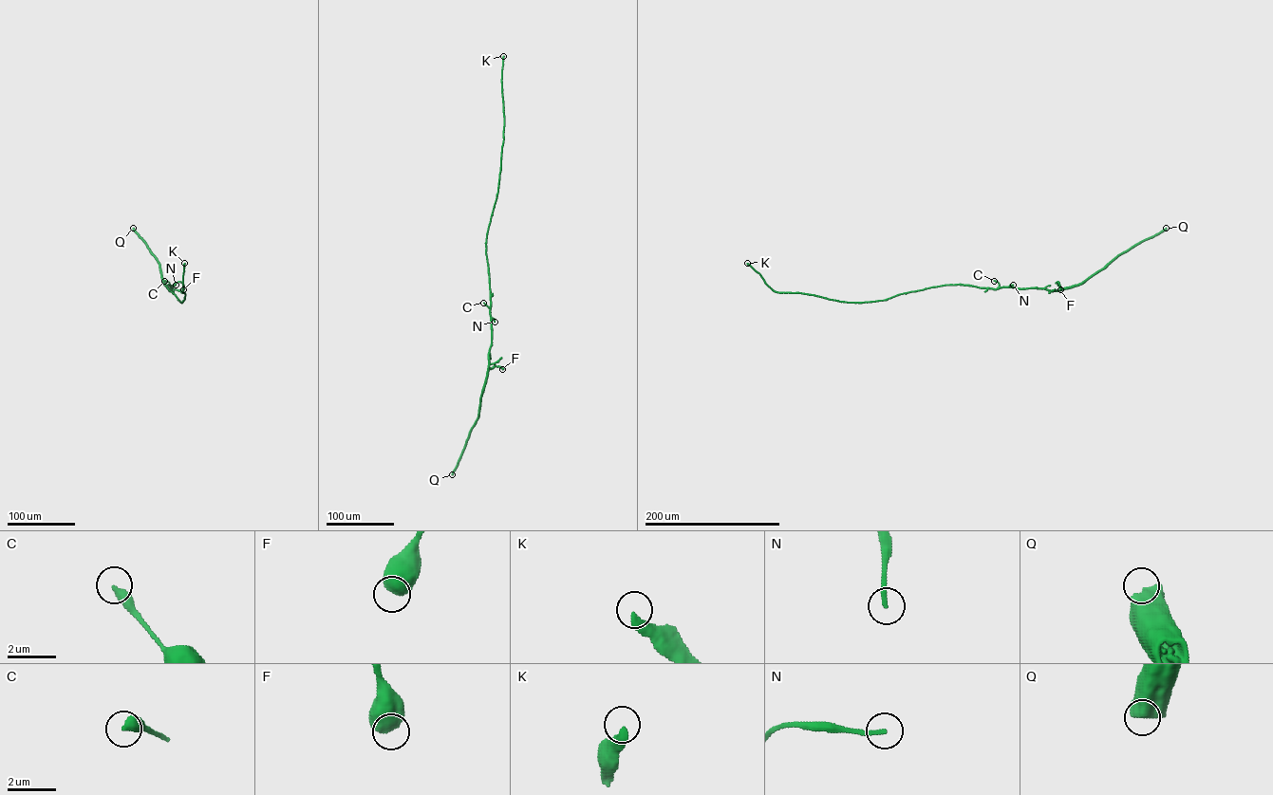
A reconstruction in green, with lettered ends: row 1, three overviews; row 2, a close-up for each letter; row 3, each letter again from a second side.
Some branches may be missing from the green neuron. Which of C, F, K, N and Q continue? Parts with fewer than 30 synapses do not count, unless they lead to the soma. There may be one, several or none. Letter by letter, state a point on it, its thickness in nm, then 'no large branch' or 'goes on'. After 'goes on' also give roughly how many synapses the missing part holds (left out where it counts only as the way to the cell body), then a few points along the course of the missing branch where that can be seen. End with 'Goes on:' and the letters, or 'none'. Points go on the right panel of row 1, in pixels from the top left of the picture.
C: place (994, 281); calibre 400 nm; no large branch
F: place (1060, 289); calibre 700 nm; no large branch
K: place (747, 263); calibre 360 nm; goes on; 70 synapses; course (747, 263), (732, 246), (721, 243), (713, 237), (702, 221)
N: place (1013, 285); calibre 190 nm; no large branch
Q: place (1166, 228); calibre 600 nm; no large branch
Goes on: K

